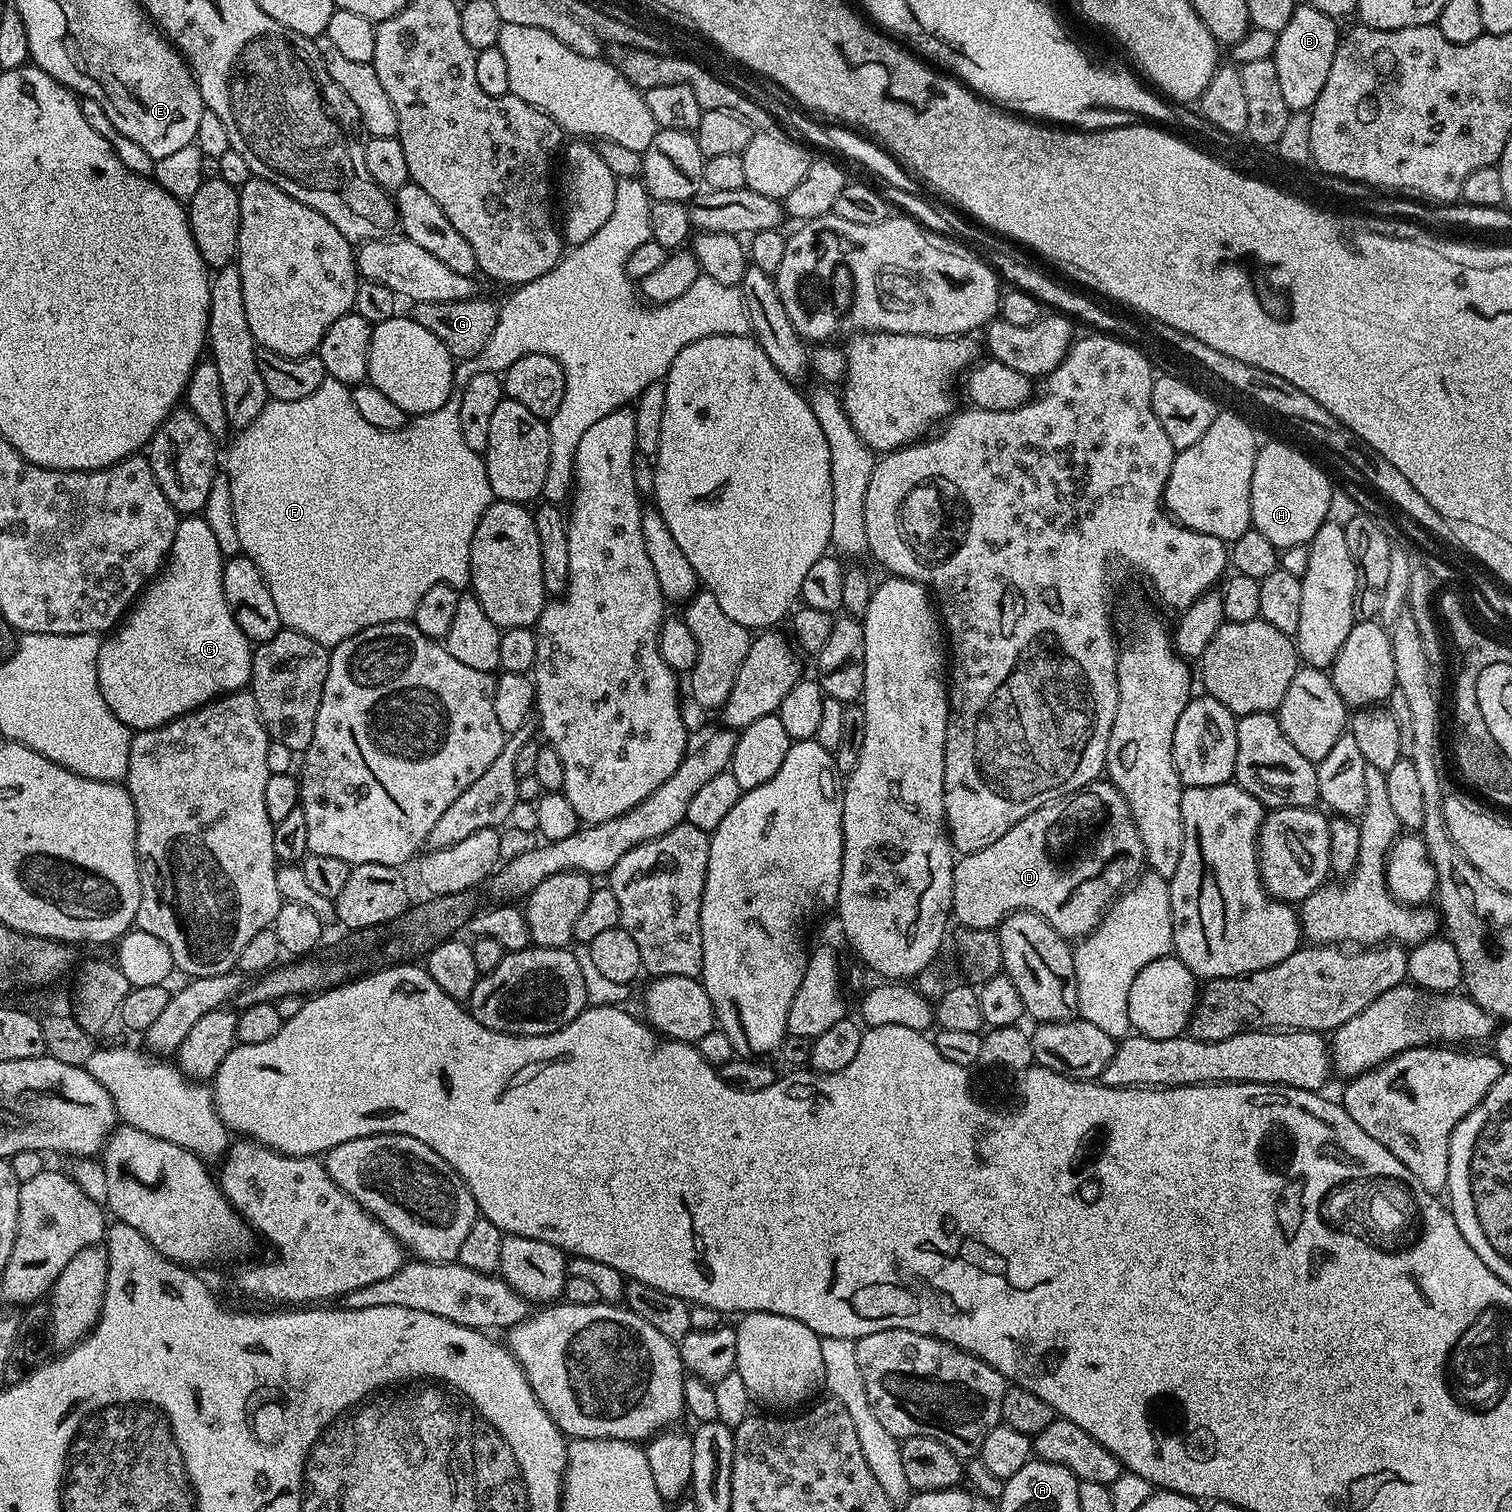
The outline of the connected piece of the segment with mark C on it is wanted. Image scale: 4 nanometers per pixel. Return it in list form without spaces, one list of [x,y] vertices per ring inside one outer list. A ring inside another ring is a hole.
[[[185,515],[176,525],[174,542],[171,550],[168,551],[168,561],[162,571],[147,585],[146,591],[139,597],[135,607],[123,617],[118,630],[113,631],[101,643],[100,653],[98,654],[98,682],[100,683],[100,689],[106,698],[106,706],[110,706],[112,713],[122,723],[128,725],[129,729],[160,728],[168,721],[176,719],[177,716],[182,716],[186,712],[193,712],[195,708],[200,708],[202,705],[207,704],[209,700],[249,687],[252,678],[252,654],[254,648],[249,641],[248,634],[241,630],[239,622],[236,621],[236,613],[228,605],[228,594],[224,583],[225,563],[225,556],[219,550],[217,539],[214,538],[214,533],[210,530],[210,526],[207,525],[203,515]]]

